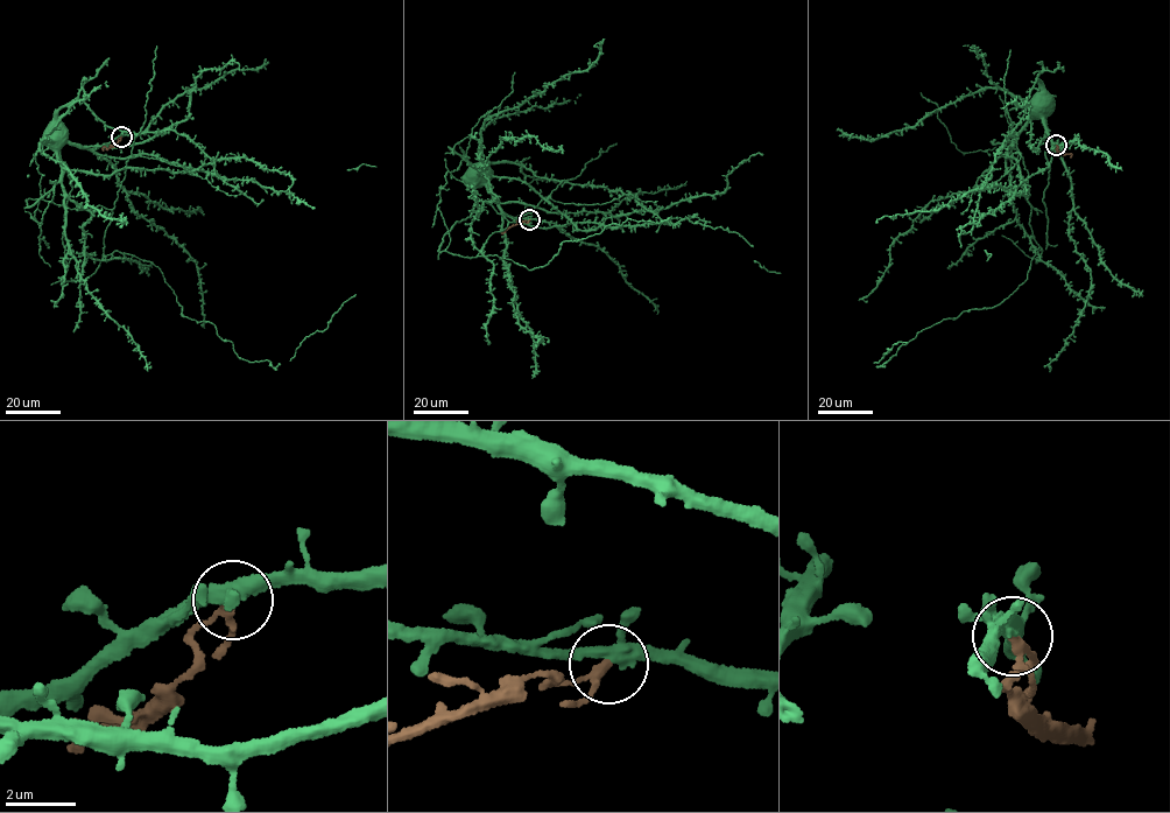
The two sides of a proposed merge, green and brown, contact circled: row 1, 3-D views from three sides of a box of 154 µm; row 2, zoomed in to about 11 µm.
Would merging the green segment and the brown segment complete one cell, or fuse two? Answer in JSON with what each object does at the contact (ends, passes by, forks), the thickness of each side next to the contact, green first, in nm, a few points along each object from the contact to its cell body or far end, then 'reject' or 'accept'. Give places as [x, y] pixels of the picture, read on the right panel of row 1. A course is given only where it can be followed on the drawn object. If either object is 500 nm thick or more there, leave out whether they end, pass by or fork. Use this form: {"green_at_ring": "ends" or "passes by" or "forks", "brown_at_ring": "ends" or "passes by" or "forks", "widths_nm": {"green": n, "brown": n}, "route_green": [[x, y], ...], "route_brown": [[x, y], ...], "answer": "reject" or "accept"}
{"green_at_ring": "forks", "brown_at_ring": "passes by", "widths_nm": {"green": 320, "brown": 190}, "route_green": [[1056, 145], [1043, 117], [1050, 99], [1048, 96]], "route_brown": [[1056, 145], [1061, 153], [1071, 154], [1071, 158]], "answer": "reject"}

